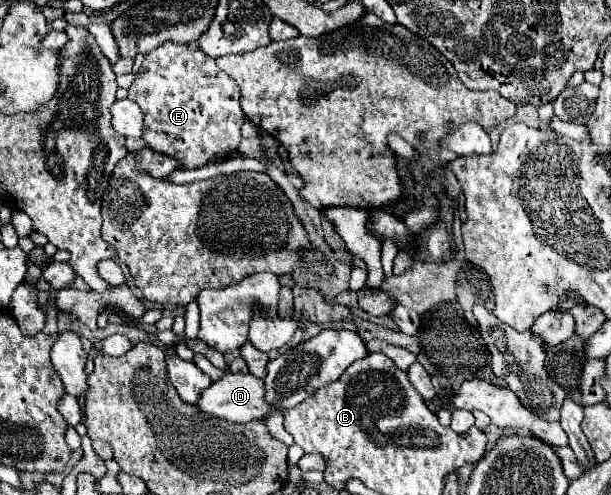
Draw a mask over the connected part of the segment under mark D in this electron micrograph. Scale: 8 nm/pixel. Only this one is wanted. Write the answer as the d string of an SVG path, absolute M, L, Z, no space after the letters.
M226 372L220 380L212 382L206 390L202 390L196 408L200 412L224 418L228 422L250 422L250 420L262 420L262 416L270 414L274 408L262 400L264 396L264 384L256 376L250 374L232 374Z

